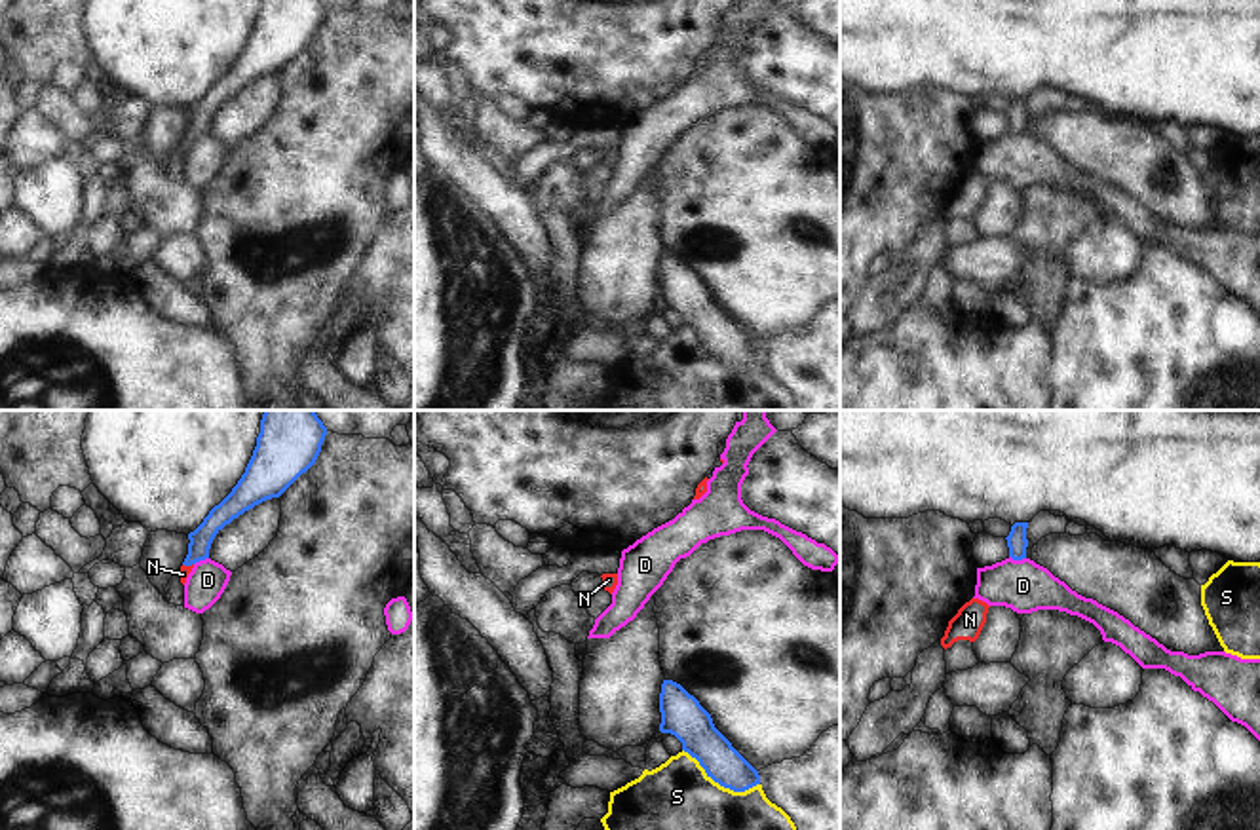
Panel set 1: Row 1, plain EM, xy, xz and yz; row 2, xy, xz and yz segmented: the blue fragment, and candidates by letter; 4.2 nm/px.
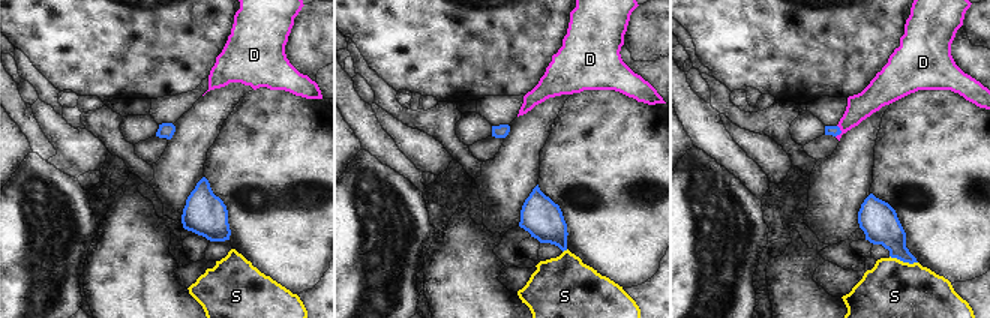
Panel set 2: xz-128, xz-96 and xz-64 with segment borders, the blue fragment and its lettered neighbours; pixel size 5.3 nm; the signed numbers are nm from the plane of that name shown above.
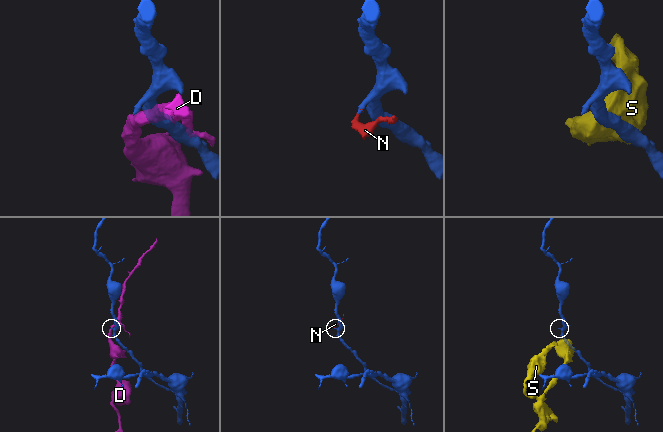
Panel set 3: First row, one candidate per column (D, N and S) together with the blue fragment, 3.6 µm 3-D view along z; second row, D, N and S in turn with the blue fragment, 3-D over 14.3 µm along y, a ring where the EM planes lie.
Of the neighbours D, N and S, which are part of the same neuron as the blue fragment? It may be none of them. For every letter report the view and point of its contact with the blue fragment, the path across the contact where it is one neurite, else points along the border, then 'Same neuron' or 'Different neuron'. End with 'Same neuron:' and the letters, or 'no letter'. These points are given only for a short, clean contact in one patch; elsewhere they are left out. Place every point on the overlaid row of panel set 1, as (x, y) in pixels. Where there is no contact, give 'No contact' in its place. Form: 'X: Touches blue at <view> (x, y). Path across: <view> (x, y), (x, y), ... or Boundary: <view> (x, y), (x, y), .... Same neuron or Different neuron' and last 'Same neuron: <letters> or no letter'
D: Touches blue at yz (1017, 559). Boundary: yz (1010, 555), (1025, 559). Different neuron
N: Touches blue at xy (189, 565). Path across: xy (200, 540), (189, 565), (185, 570). Same neuron
S: Touches blue at xz (721, 785). Different neuron
Same neuron: N.

